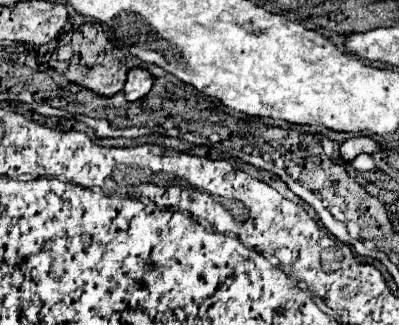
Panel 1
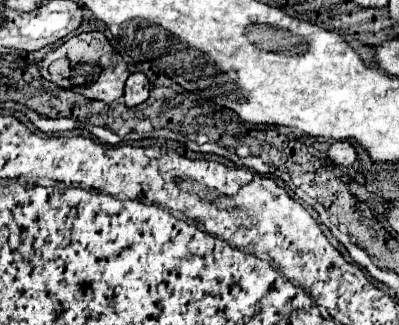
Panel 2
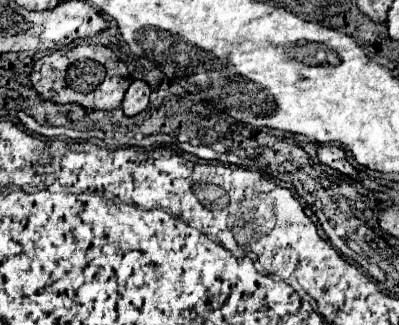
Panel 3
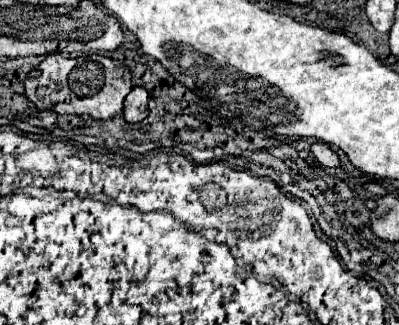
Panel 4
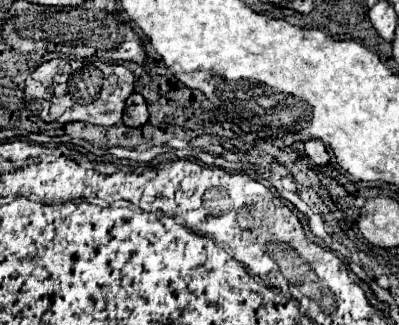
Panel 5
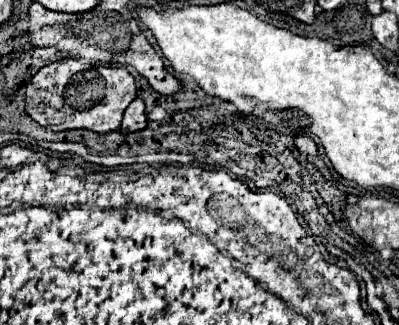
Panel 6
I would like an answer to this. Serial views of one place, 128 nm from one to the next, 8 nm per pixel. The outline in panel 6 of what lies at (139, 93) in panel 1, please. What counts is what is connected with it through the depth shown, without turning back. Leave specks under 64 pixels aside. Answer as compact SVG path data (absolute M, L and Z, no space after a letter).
M136 98L130 102L130 106L124 112L124 120L120 130L122 132L136 132L146 128L146 112L144 112L144 102L142 98Z

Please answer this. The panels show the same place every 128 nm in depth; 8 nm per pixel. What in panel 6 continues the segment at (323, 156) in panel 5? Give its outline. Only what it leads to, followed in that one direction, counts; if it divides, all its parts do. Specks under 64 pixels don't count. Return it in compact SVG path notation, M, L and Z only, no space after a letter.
M296 136L294 142L296 142L296 148L300 152L306 152L310 156L316 156L318 154L318 146L316 146L316 142L312 138L308 138L308 136Z

